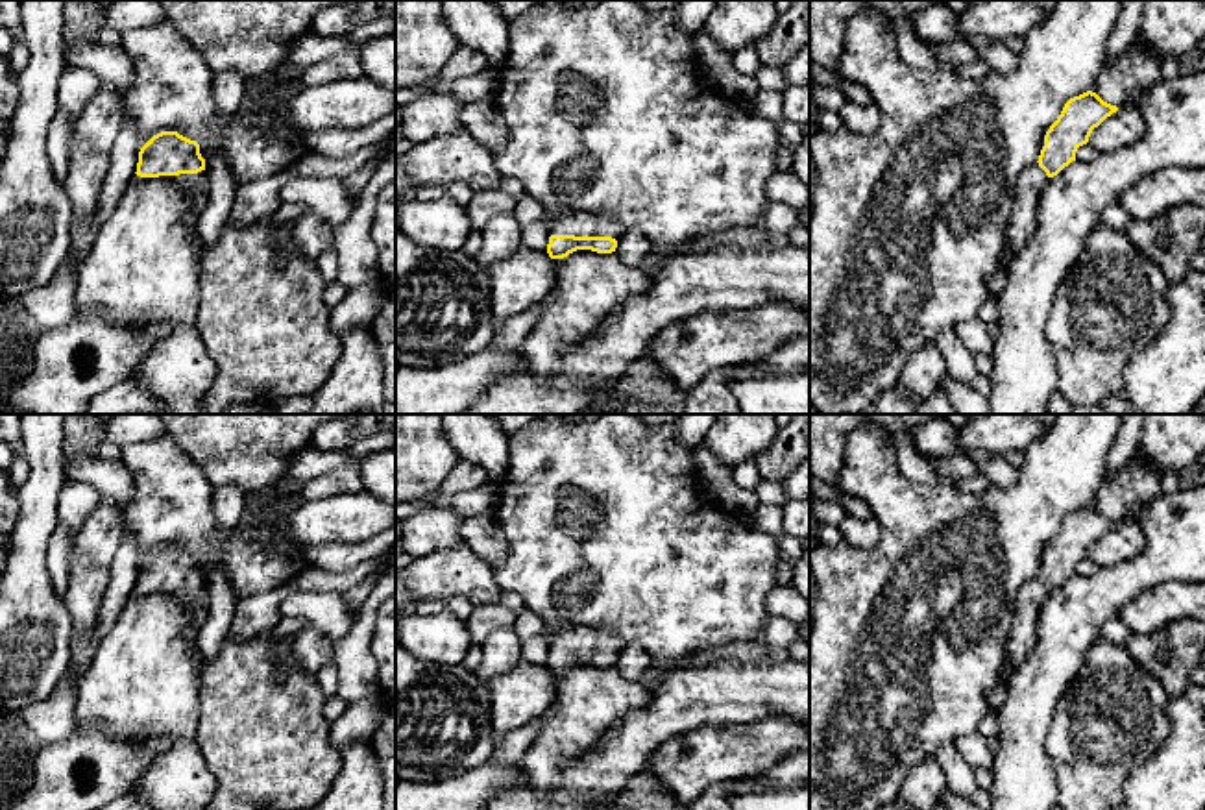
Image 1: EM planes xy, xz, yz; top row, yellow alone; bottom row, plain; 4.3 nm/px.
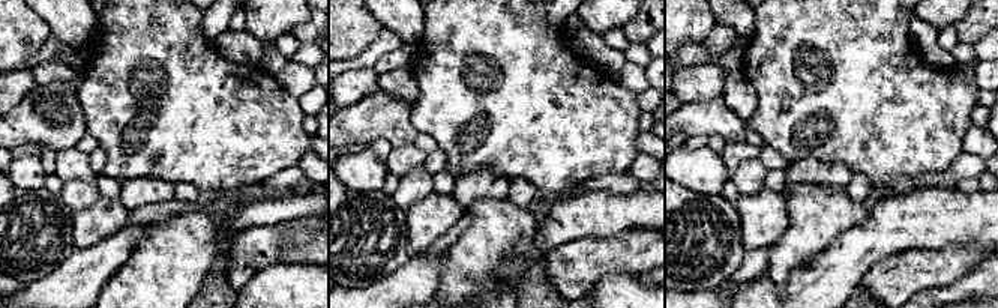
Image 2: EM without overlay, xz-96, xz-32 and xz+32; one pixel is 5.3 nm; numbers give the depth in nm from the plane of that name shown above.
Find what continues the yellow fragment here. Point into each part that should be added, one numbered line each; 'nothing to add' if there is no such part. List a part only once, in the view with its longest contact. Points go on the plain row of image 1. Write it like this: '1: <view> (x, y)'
1: xy (196, 600)

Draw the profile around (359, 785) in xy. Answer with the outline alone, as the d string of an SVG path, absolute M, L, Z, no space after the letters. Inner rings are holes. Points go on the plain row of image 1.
M349 743L340 755L340 773L314 810L383 810L384 780L371 745Z

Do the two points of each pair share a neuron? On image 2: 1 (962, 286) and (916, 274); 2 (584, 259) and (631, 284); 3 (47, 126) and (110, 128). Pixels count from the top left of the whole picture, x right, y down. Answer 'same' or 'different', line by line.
1: different
2: different
3: different

